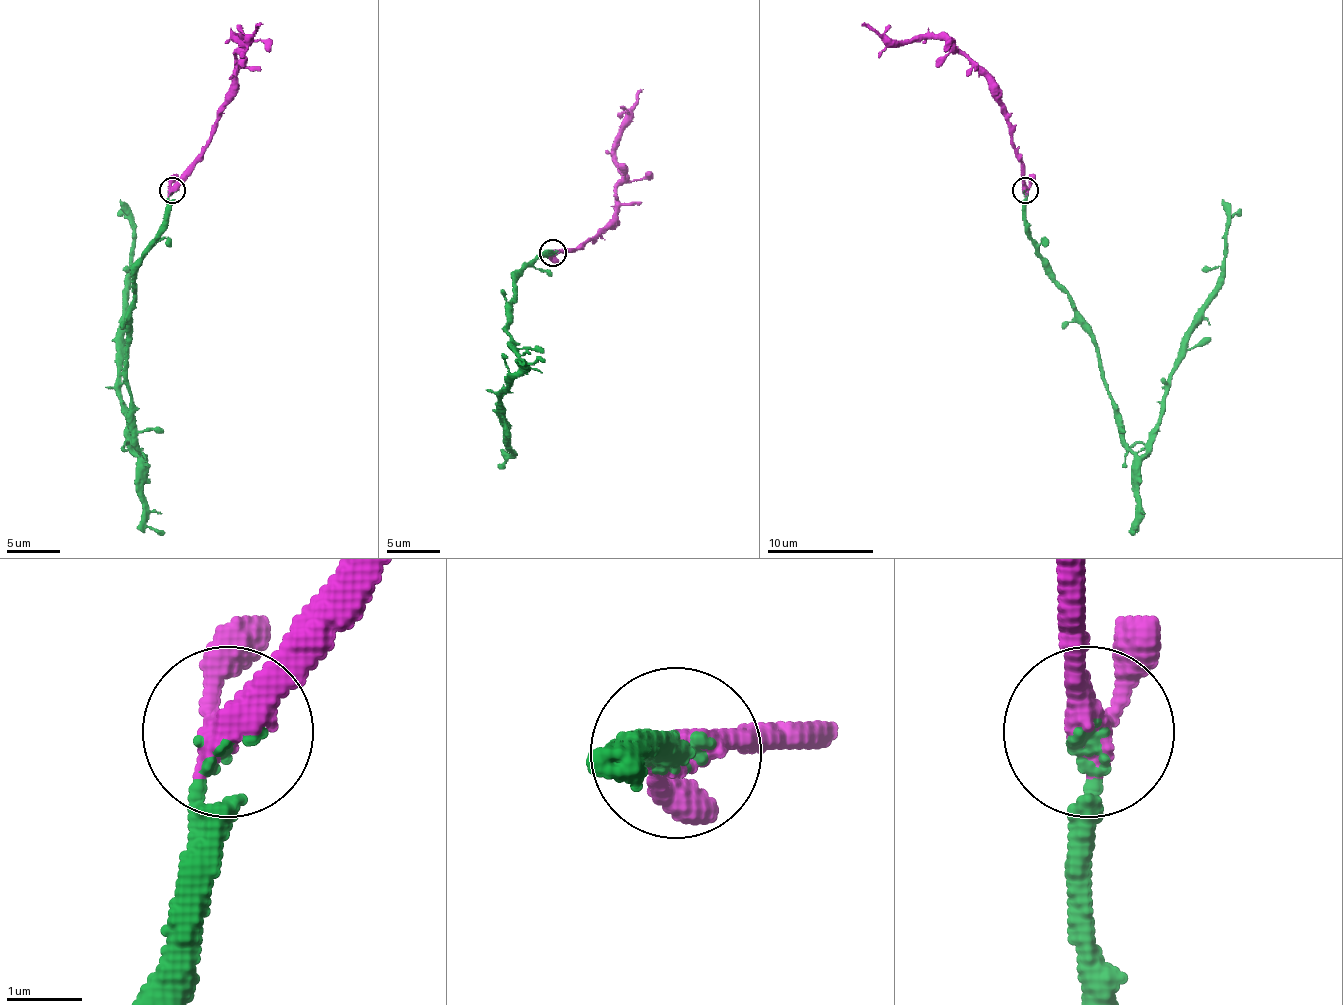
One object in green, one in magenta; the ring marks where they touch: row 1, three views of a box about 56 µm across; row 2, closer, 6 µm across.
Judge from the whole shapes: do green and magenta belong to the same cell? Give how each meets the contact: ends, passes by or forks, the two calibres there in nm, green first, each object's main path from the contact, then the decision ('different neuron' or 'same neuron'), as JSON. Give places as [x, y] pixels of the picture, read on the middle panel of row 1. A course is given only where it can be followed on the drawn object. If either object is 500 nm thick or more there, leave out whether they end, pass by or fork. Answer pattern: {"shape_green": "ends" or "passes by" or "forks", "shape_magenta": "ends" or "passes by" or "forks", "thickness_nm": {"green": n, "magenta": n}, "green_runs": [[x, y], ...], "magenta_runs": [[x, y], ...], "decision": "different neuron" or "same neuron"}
{"shape_green": "ends", "shape_magenta": "passes by", "thickness_nm": {"green": 160, "magenta": 380}, "green_runs": [[552, 252], [514, 279], [512, 318], [506, 324], [520, 361], [504, 388], [501, 409], [514, 454], [501, 449]], "magenta_runs": [[552, 252], [576, 249], [613, 217], [616, 188], [624, 172], [618, 167], [616, 138], [626, 111], [642, 90]], "decision": "same neuron"}

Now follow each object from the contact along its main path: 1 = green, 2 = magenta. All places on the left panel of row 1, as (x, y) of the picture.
1: (171, 189), (166, 229), (134, 280), (126, 349), (137, 455), (123, 415), (121, 338), (134, 221), (121, 200)
2: (171, 189), (206, 144), (232, 80), (235, 54), (243, 43), (235, 38), (246, 40), (262, 24)

